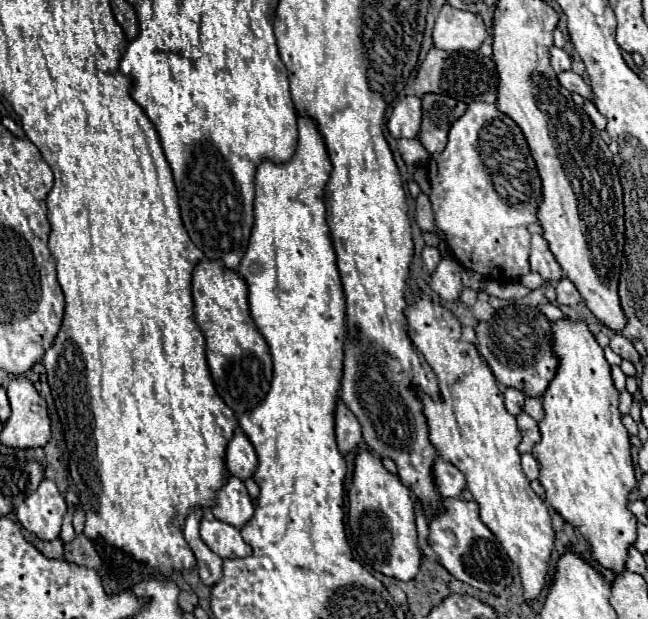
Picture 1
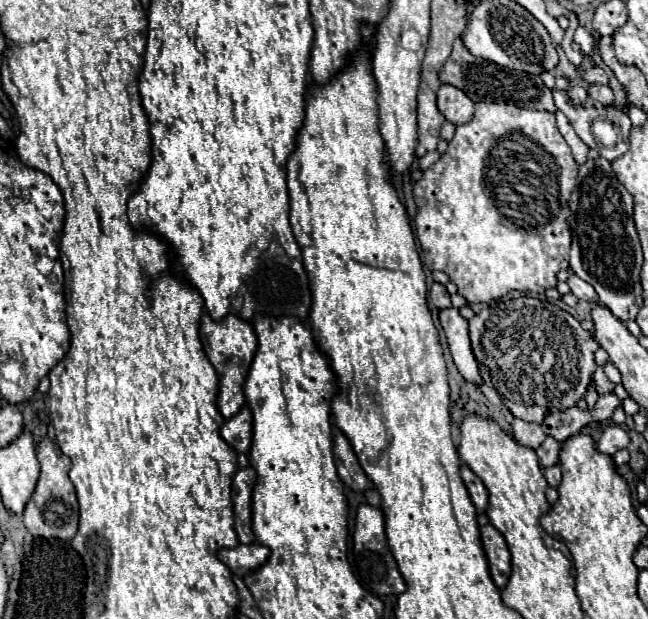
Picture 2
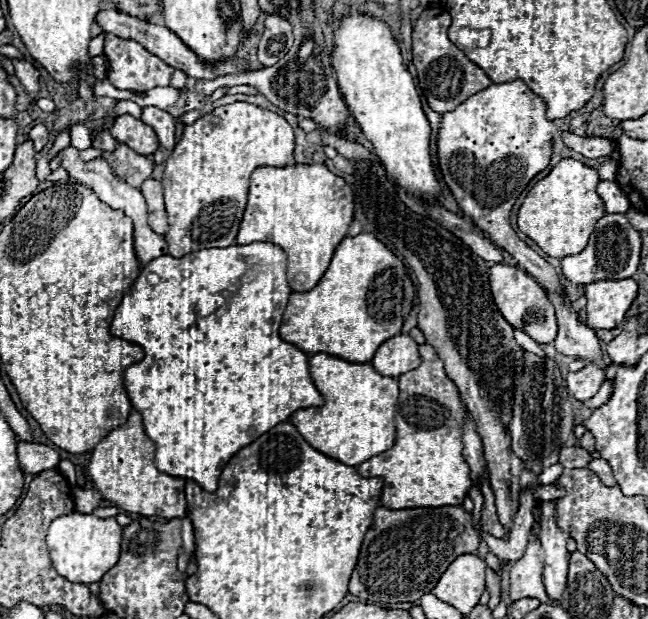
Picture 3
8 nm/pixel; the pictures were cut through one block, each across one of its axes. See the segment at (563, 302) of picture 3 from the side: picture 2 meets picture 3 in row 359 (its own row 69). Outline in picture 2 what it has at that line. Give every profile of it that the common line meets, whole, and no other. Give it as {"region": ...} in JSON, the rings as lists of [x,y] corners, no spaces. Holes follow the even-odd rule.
{"region":[[[592,66],[588,70],[582,70],[582,80],[584,82],[590,82],[590,84],[608,84],[608,76],[602,68],[598,66]]]}

